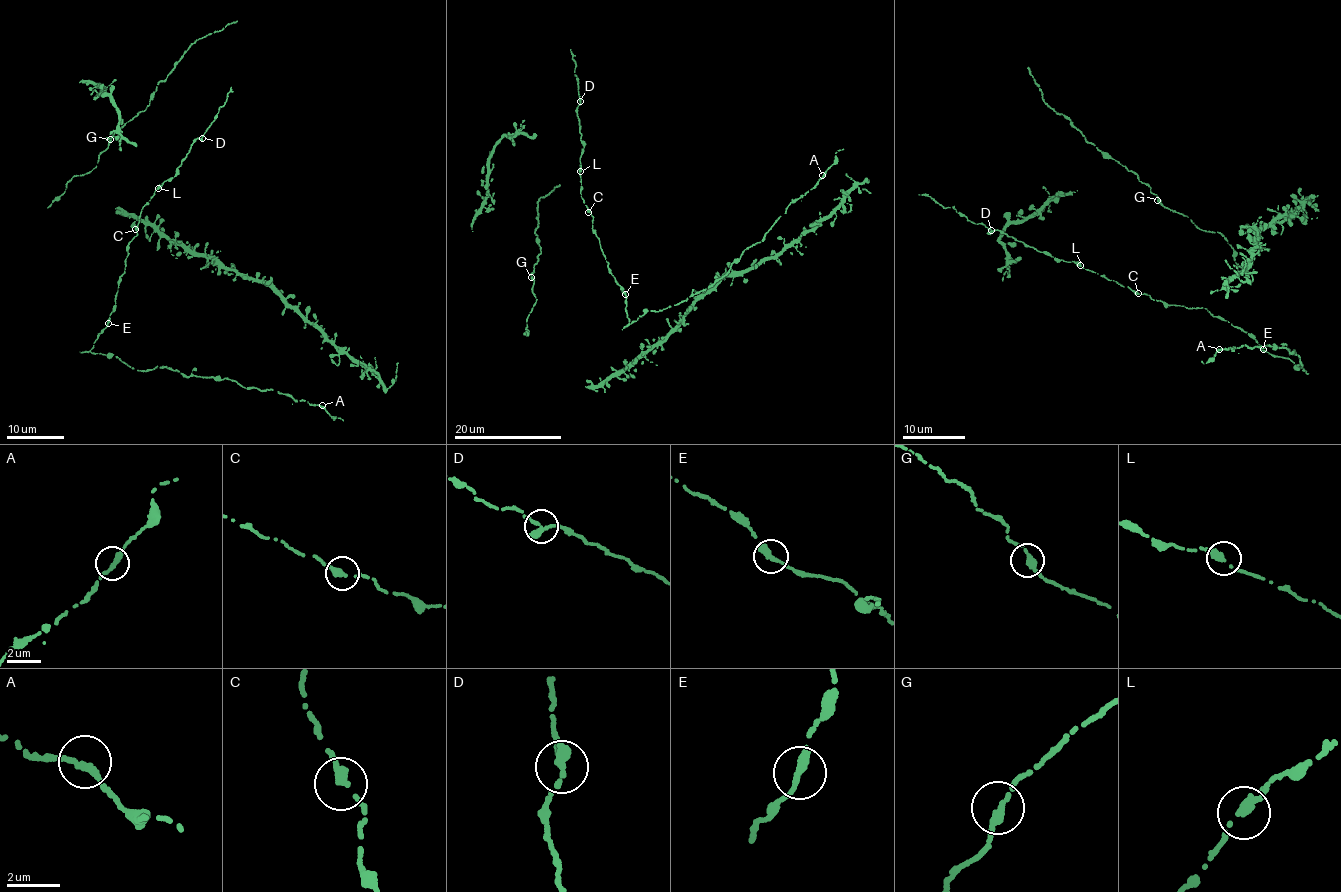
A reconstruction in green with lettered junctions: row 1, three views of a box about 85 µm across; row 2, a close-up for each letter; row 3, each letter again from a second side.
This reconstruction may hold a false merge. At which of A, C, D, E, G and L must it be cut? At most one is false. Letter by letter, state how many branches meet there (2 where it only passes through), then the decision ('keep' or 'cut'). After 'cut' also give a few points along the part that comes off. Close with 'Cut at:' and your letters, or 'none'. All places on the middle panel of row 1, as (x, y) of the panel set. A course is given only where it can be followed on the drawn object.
A: 2 | keep
C: 2 | keep
D: 2 | keep
E: 2 | keep
G: 2 | keep
L: 2 | keep
Cut at: none

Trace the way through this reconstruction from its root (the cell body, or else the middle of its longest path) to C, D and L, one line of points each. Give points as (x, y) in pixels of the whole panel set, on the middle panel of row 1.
C: (824, 175), (724, 276), (628, 324), (626, 294), (588, 212)
D: (824, 175), (724, 276), (628, 324), (626, 294), (580, 196), (580, 101)
L: (824, 175), (724, 276), (628, 324), (626, 294), (580, 196), (580, 171)

